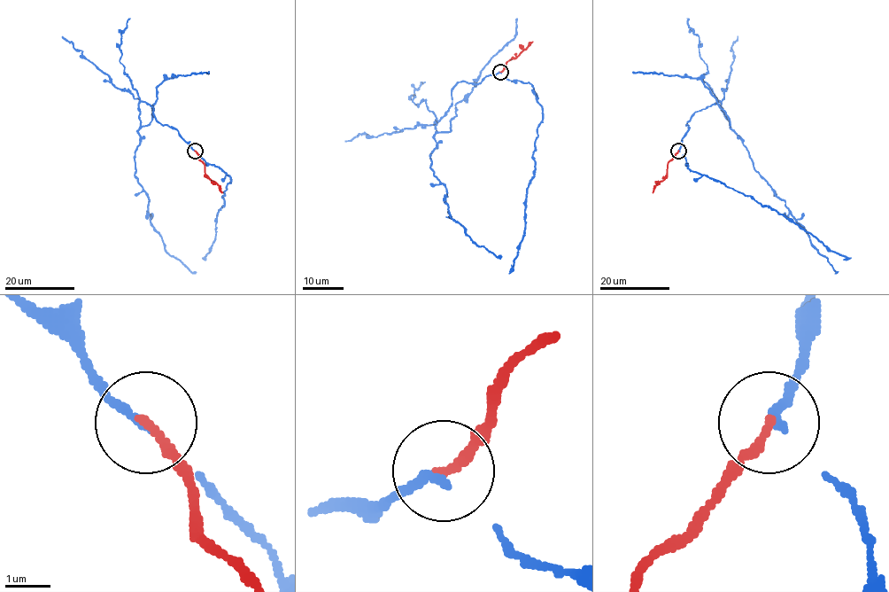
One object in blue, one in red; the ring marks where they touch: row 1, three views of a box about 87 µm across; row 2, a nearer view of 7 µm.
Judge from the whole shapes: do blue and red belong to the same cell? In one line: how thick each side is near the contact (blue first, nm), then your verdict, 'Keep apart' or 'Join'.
Thickness 200 nm (blue) against 200 nm. Keep apart

